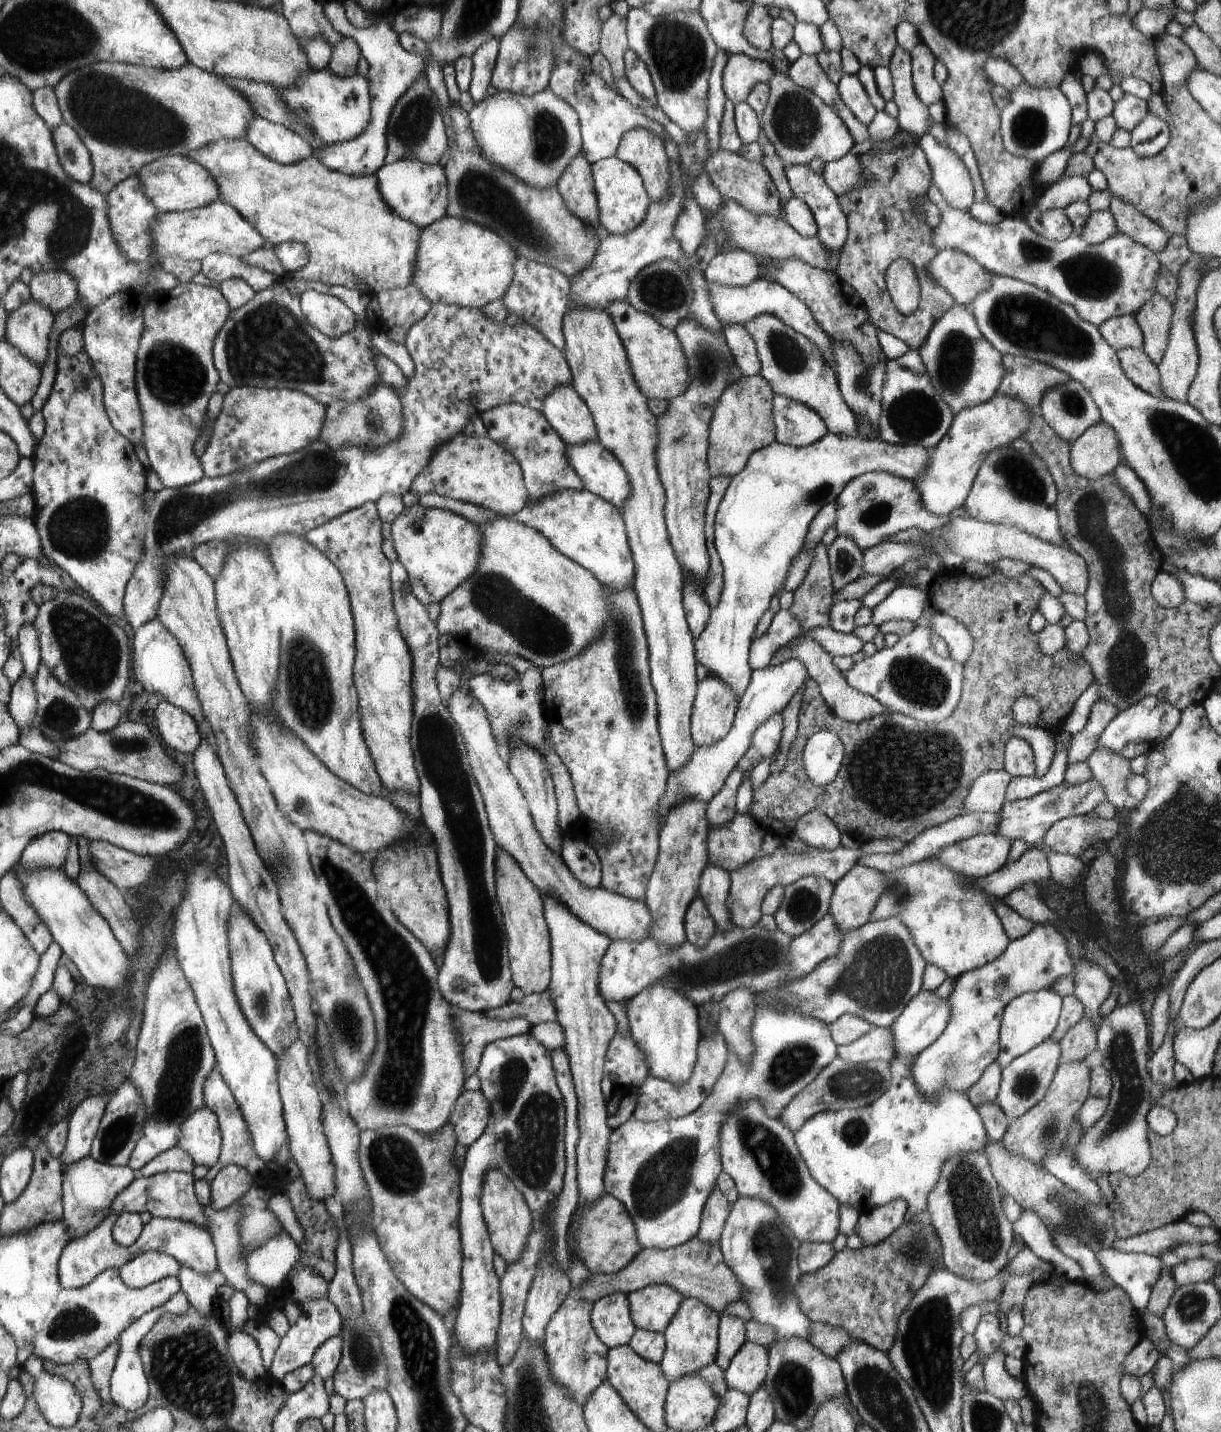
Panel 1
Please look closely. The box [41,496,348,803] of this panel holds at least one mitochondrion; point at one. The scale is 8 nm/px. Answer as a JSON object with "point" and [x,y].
{"point":[90,652]}

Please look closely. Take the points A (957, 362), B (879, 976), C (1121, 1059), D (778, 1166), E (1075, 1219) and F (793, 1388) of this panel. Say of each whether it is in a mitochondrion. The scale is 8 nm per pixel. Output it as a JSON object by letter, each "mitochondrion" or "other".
{"A":"mitochondrion","B":"mitochondrion","C":"mitochondrion","D":"mitochondrion","E":"mitochondrion","F":"mitochondrion"}

